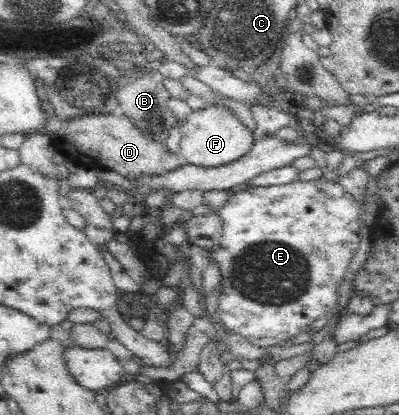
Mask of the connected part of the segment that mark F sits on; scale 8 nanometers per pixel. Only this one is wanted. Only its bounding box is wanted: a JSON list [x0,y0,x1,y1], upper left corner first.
[178,105,254,168]

